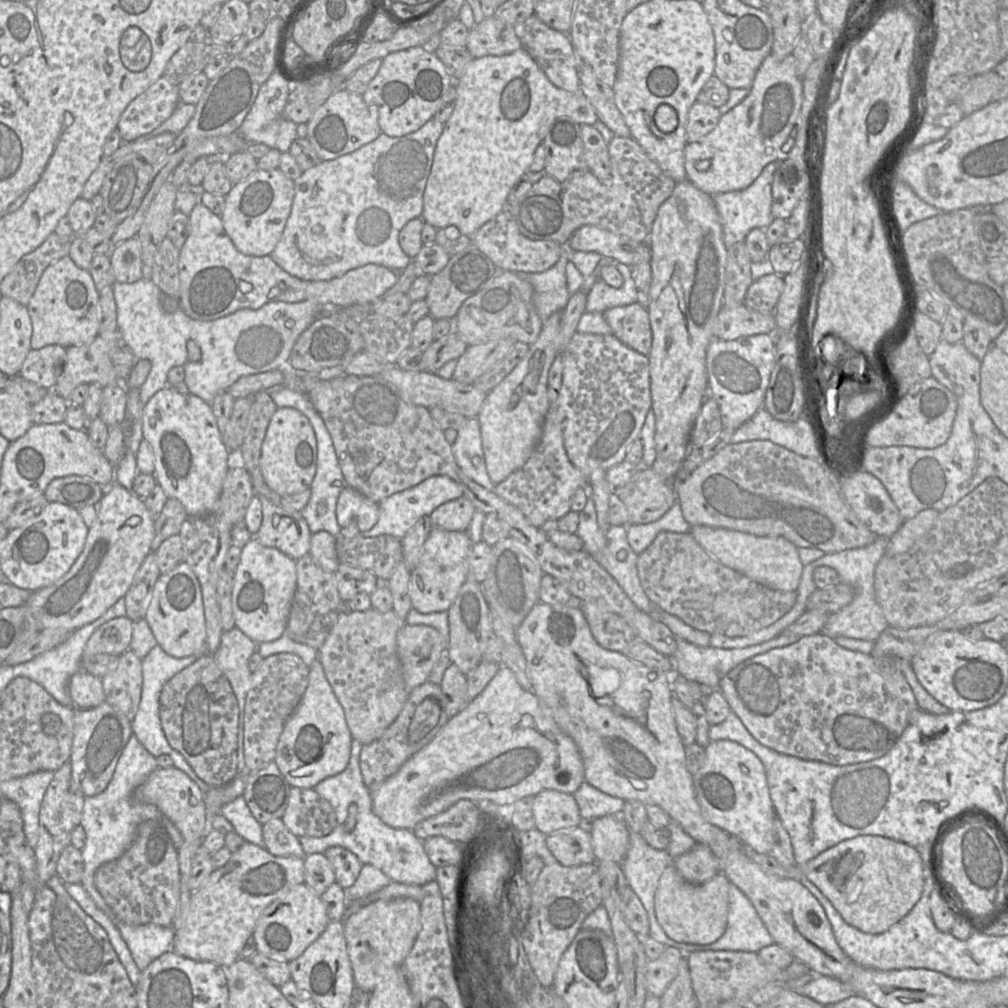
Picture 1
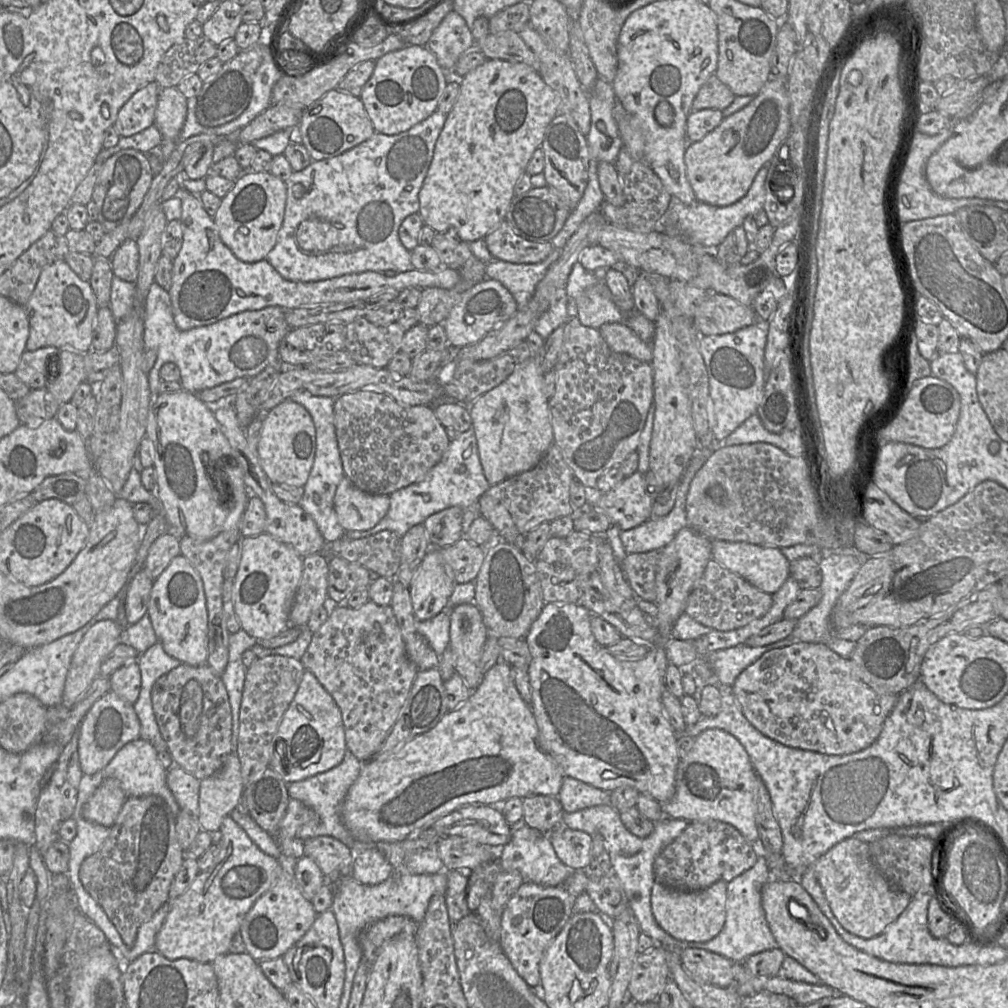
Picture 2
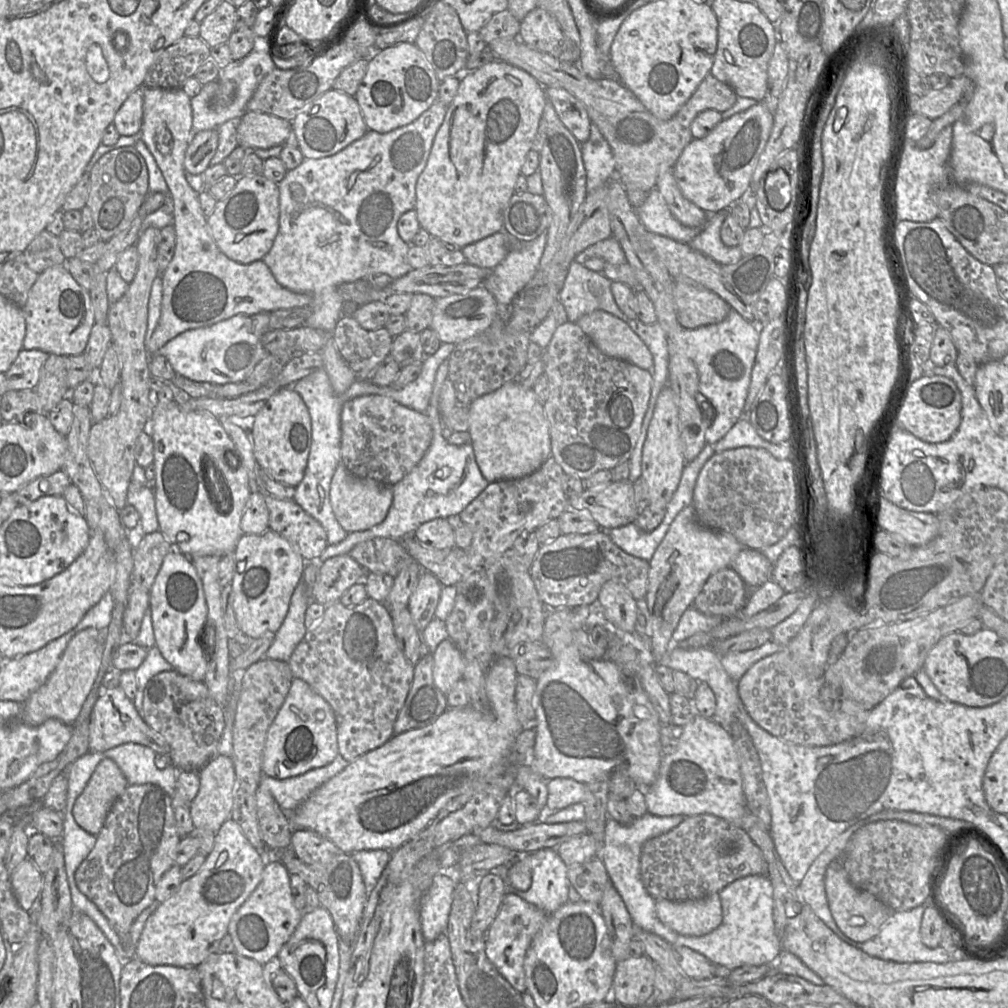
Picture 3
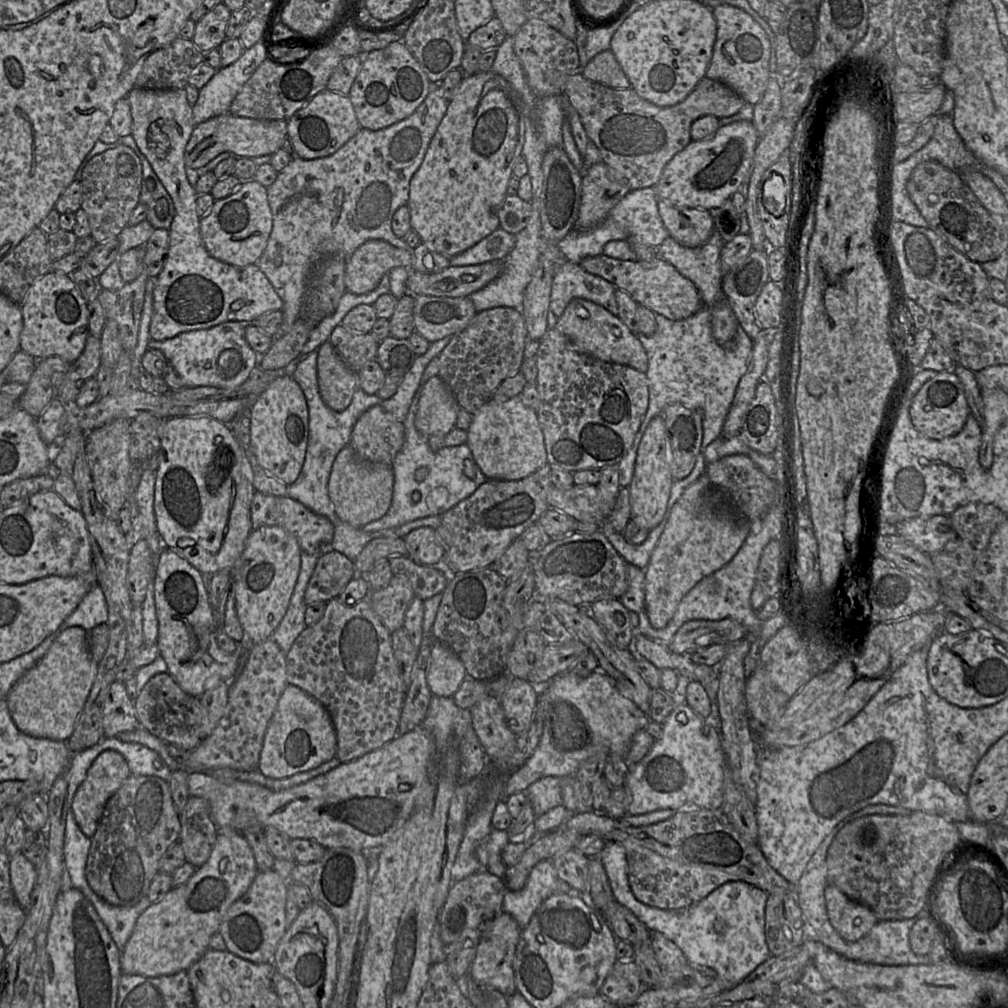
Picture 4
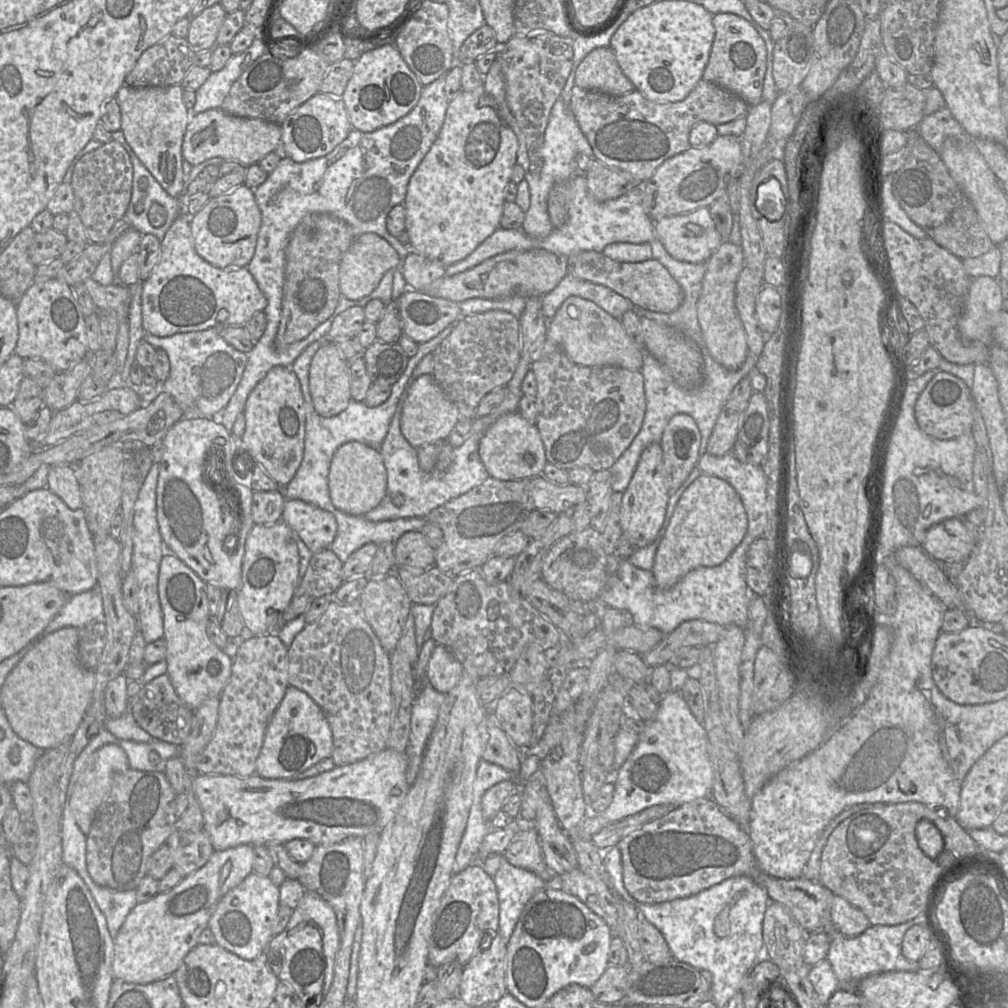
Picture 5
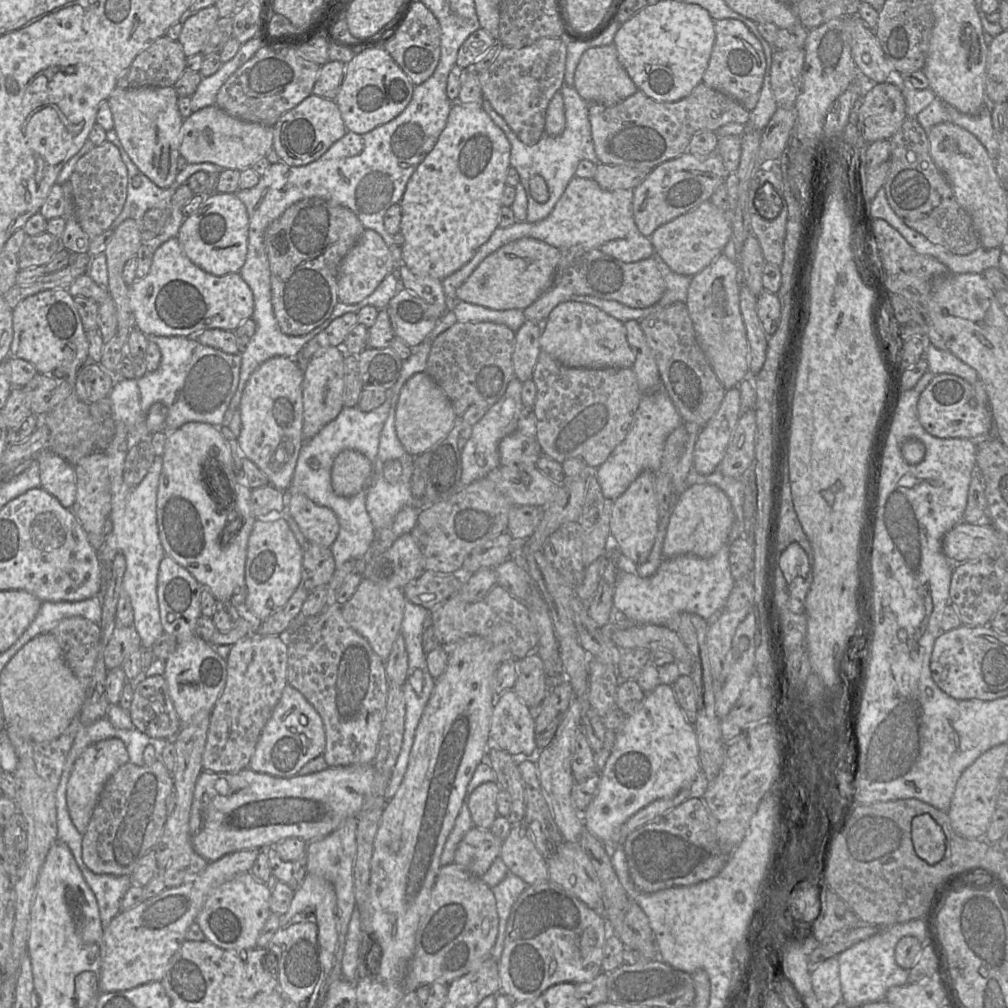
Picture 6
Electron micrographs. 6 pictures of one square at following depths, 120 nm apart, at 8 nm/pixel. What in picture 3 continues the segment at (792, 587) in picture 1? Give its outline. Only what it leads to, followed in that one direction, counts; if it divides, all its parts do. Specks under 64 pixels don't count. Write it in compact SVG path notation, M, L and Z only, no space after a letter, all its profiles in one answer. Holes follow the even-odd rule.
M743 547L730 566L749 589L758 588L772 579L774 563L760 550Z

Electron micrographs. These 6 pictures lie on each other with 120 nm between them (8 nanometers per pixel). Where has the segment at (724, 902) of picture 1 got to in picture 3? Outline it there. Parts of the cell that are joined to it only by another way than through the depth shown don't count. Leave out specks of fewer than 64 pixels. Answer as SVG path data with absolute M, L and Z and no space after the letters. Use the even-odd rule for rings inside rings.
M718 893L697 900L655 900L655 909L662 923L685 936L703 936L722 922L722 906Z

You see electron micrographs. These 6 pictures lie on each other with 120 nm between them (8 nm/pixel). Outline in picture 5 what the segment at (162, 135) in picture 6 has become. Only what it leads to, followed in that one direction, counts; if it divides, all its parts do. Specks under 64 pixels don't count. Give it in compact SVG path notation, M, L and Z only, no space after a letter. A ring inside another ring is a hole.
M180 84L169 87L135 88L123 85L115 99L121 111L121 131L137 157L172 197L184 193L182 145L191 111L183 99L184 89Z

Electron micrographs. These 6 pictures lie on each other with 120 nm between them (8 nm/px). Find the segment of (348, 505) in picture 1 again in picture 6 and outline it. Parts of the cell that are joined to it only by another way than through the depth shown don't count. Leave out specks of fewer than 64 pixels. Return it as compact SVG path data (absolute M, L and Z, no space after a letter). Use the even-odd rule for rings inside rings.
M356 450L341 451L333 462L331 483L336 495L352 497L367 490L374 463Z

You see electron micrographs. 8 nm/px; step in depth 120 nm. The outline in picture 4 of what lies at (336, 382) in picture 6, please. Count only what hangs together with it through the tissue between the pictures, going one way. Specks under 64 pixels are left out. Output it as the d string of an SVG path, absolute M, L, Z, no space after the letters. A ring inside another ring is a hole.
M329 341L317 349L317 381L324 404L334 411L345 410L358 388L357 373L341 359Z

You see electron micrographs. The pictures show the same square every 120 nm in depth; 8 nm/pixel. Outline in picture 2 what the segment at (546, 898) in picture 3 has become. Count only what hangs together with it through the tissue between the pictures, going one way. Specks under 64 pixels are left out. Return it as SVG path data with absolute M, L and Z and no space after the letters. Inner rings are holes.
M526 824L512 831L509 843L498 850L498 861L502 871L517 871L525 882L534 882L543 886L557 886L572 872L556 855L549 833L541 833Z

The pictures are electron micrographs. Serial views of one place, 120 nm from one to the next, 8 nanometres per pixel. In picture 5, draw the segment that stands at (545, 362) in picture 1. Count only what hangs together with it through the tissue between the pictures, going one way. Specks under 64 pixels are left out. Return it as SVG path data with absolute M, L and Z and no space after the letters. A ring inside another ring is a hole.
M518 411L501 416L488 428L480 440L478 453L489 476L501 481L541 475L547 463L544 445L536 425L525 420Z

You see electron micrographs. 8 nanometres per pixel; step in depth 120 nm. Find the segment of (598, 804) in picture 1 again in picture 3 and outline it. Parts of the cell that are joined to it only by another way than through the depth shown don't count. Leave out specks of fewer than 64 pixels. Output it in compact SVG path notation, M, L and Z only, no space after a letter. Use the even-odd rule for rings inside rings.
M555 777L547 780L548 798L545 812L556 812L580 803L585 796L585 783L572 778Z

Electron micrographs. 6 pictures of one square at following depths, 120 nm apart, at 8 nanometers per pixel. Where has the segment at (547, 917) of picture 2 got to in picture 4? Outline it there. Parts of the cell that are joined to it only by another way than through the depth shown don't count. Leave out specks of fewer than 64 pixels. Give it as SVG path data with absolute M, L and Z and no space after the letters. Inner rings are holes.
M503 912L490 928L482 933L476 955L469 970L469 976L479 984L492 986L506 997L516 993L513 960L521 932L522 928L516 920L508 913Z

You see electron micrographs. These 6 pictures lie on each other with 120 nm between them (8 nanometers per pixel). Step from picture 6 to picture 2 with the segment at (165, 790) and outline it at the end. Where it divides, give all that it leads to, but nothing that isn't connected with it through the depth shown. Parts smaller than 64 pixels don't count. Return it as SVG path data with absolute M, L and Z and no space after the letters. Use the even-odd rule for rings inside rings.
M147 795L126 798L110 834L95 854L86 858L79 870L84 889L104 910L120 934L124 944L133 947L138 928L169 900L171 884L183 863L176 821L167 803L159 796Z

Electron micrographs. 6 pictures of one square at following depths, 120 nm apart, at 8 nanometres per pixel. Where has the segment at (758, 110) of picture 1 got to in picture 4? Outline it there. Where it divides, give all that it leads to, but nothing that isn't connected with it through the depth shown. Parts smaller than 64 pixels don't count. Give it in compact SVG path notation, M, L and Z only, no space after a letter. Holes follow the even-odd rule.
M740 120L725 126L720 126L711 136L691 141L685 148L677 152L664 167L660 179L652 186L658 200L664 200L674 206L699 209L716 209L725 200L737 192L750 170L759 136L752 121Z

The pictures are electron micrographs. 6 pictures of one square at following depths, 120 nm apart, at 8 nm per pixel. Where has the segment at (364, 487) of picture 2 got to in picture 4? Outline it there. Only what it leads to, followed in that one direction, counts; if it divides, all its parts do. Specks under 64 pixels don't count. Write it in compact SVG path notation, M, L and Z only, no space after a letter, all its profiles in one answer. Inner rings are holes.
M377 404L359 417L353 427L349 445L363 460L392 465L404 441L403 422Z

